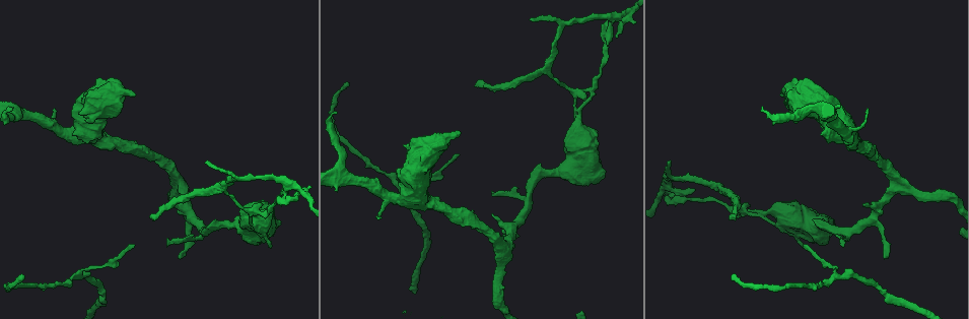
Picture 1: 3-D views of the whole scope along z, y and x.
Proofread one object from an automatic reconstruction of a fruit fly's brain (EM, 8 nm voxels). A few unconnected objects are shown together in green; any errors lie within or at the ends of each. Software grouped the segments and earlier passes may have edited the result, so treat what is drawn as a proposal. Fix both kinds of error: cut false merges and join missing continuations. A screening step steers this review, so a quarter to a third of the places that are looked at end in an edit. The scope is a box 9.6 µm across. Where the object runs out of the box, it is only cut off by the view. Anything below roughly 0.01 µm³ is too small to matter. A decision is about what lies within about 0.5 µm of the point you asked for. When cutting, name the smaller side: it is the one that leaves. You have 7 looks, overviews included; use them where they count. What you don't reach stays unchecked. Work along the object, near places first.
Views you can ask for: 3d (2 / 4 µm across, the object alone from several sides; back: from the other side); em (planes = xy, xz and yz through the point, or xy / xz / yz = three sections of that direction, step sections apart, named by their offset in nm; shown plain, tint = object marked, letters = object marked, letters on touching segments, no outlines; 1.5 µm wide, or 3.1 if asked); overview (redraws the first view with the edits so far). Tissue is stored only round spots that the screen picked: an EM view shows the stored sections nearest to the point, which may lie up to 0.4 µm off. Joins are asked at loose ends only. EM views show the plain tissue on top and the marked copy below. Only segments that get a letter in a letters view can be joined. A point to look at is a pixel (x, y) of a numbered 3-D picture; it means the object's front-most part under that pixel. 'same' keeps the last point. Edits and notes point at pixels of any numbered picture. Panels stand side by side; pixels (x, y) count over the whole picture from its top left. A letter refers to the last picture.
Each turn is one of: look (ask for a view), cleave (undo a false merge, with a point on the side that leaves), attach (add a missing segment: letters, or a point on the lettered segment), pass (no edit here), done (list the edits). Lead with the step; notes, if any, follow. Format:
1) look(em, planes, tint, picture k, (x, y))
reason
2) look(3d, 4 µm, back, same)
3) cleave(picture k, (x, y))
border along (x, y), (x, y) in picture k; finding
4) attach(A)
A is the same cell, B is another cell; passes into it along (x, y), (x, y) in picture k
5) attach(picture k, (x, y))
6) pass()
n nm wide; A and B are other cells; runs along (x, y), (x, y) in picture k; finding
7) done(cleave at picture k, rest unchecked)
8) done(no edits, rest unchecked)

look(em, xy, step 8, letters, picture 1, (735, 279))
tapers out

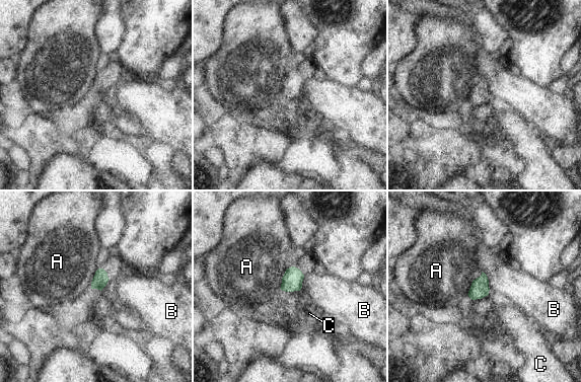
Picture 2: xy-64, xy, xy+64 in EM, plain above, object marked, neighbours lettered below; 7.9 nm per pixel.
look(em, planes, letters, same)
another direction

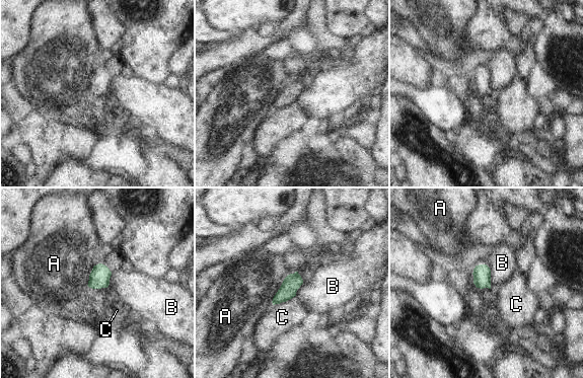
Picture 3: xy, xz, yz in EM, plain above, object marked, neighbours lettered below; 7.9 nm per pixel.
pass()
140 nm wide; A, B and C are other cells; none of them fits

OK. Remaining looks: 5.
look(em, planes, tint, picture 1, (479, 87))
an open end

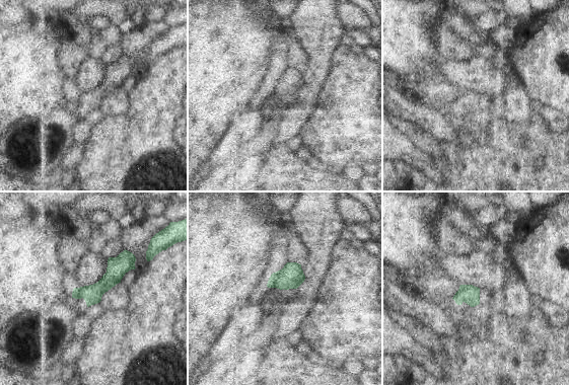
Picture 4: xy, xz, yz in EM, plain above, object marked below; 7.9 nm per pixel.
look(em, planes, letters, same)

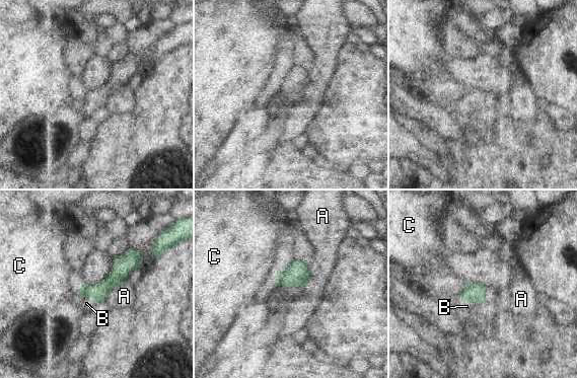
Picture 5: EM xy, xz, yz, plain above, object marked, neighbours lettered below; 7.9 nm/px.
attach(B)
150 nm wide; B is the same cell, A and C are other cells; passes into it along (475, 292), (467, 301), (466, 306) in picture 5; it goes on there

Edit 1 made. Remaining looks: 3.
done(attach at picture 5, rest unchecked)

